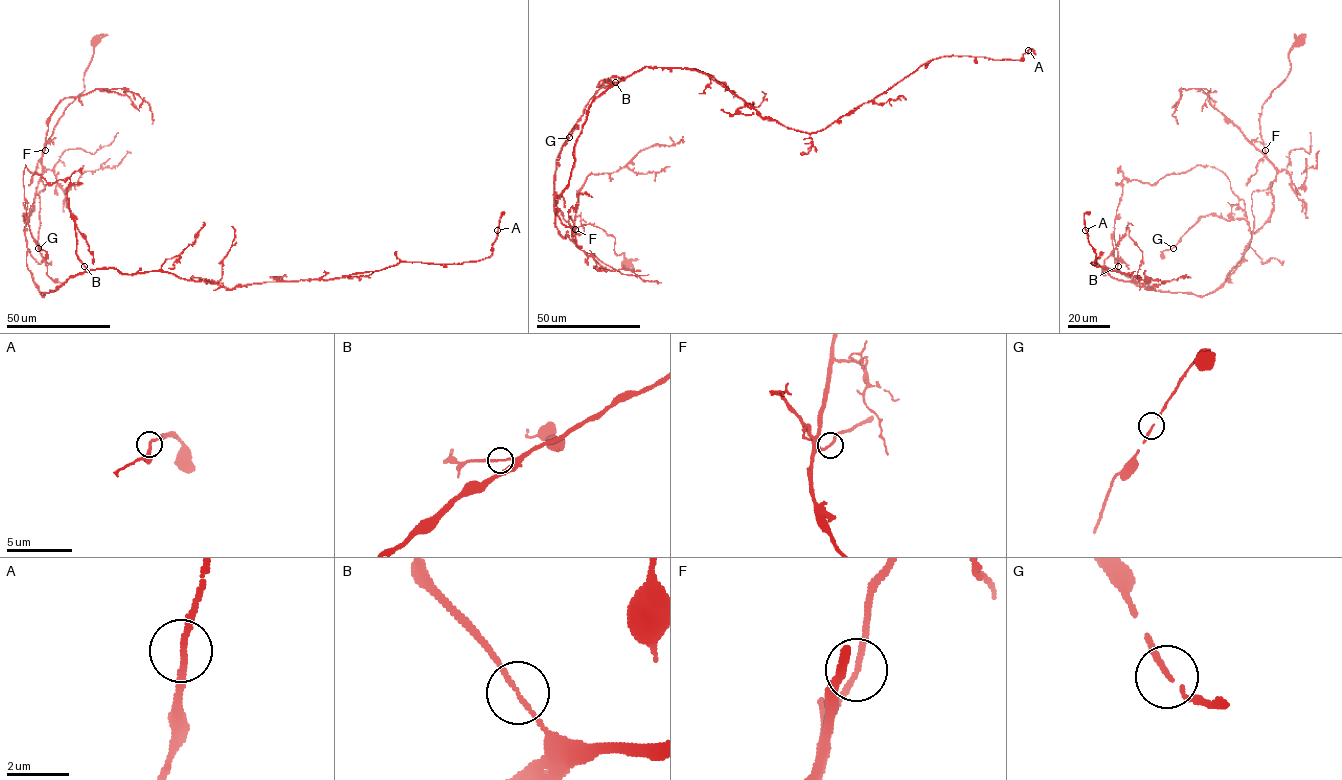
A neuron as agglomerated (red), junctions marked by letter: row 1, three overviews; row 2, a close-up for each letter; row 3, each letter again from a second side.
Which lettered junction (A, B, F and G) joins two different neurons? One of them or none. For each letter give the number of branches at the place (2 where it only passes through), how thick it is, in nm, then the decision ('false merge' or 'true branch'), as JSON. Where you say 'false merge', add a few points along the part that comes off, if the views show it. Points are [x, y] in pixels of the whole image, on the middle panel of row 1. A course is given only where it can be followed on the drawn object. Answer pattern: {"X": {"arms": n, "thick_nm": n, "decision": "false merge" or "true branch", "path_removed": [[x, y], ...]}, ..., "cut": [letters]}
{"A": {"arms": 2, "thick_nm": 190, "decision": "true branch"}, "B": {"arms": 2, "thick_nm": 130, "decision": "true branch"}, "F": {"arms": 2, "thick_nm": 170, "decision": "true branch"}, "G": {"arms": 2, "thick_nm": 130, "decision": "true branch"}, "cut": []}

